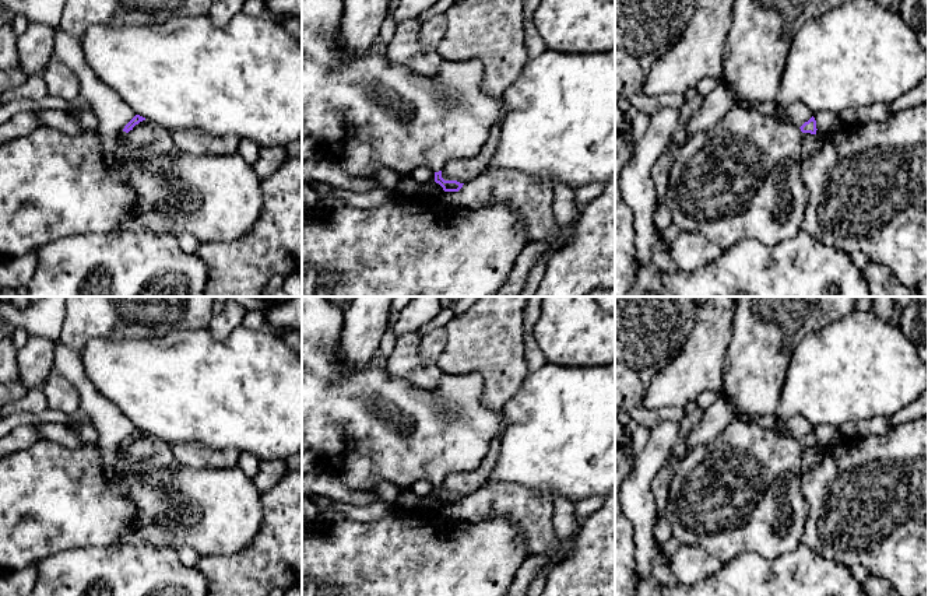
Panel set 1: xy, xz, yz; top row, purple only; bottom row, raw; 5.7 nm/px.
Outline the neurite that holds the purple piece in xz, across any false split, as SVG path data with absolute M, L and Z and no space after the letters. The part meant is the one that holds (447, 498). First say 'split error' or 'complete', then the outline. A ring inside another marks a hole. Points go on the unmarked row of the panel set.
split error | M302 297L302 452L320 455L323 467L347 488L372 492L380 481L398 488L426 478L435 484L435 495L444 505L458 505L464 497L444 494L442 483L454 471L472 471L486 457L492 441L502 437L507 418L503 410L489 410L482 403L484 379L478 374L443 374L436 390L415 386L411 381L391 378L379 357L361 368L348 368L337 357L344 327L344 309L326 297Z

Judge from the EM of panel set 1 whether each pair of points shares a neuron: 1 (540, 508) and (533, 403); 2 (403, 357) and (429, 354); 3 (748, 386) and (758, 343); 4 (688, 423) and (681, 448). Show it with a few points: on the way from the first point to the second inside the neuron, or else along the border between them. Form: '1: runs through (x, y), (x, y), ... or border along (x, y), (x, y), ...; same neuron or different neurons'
1: border along (508, 481), (535, 493), (545, 493), (552, 500); different neurons
2: border along (419, 339), (419, 356), (435, 363); different neurons
3: runs through (754, 375), (758, 354); same neuron
4: runs through (685, 428), (682, 442); same neuron

